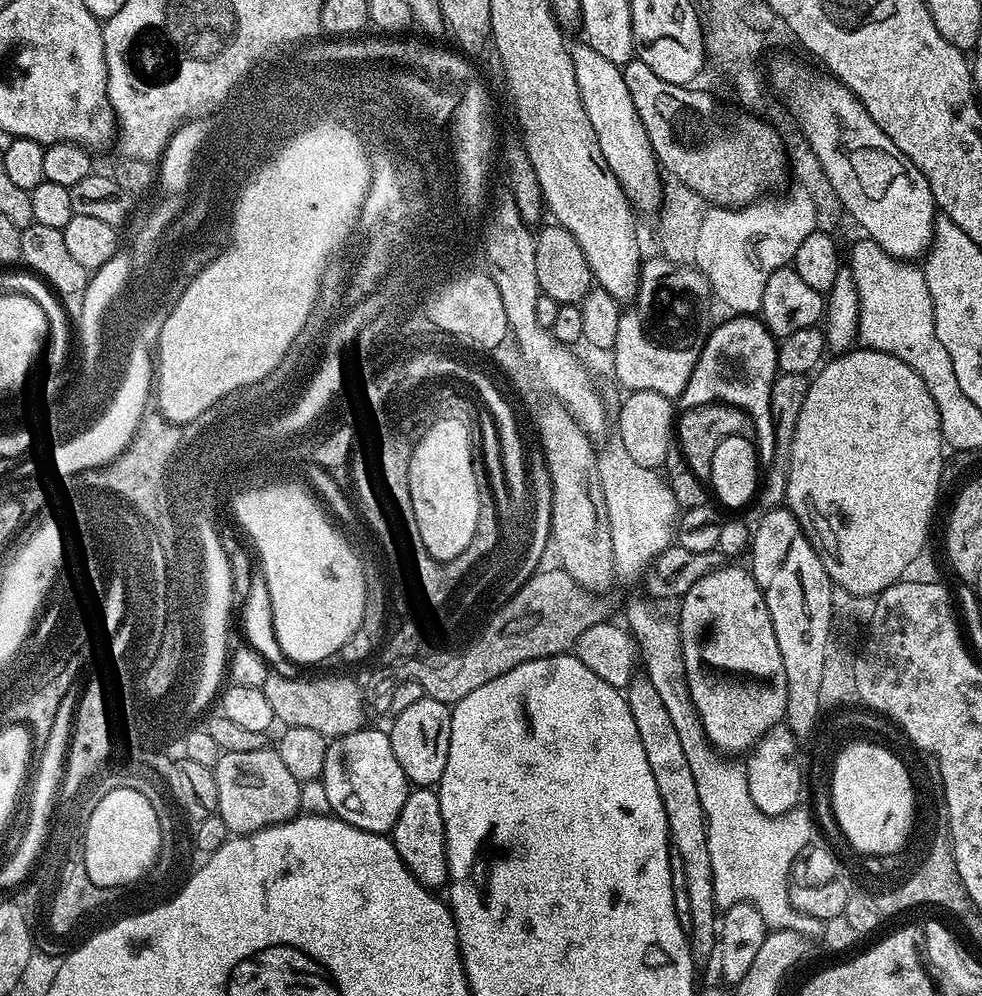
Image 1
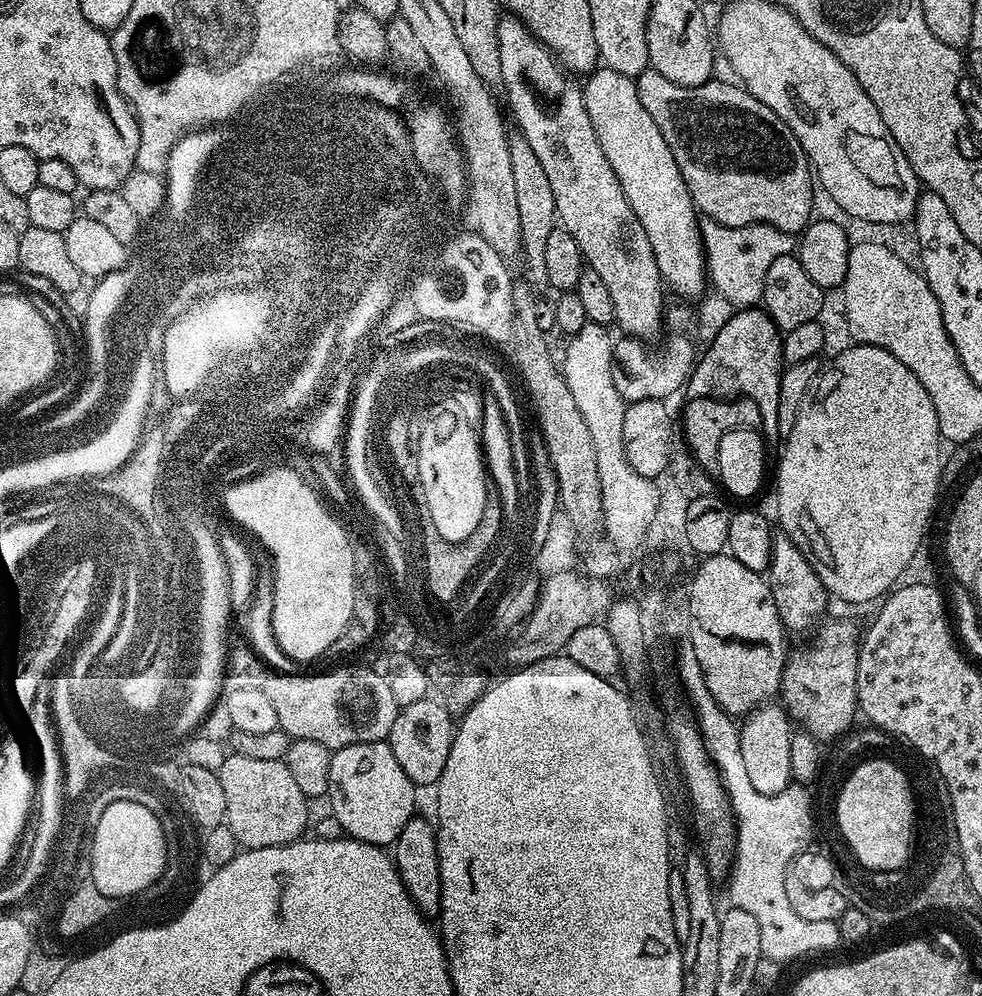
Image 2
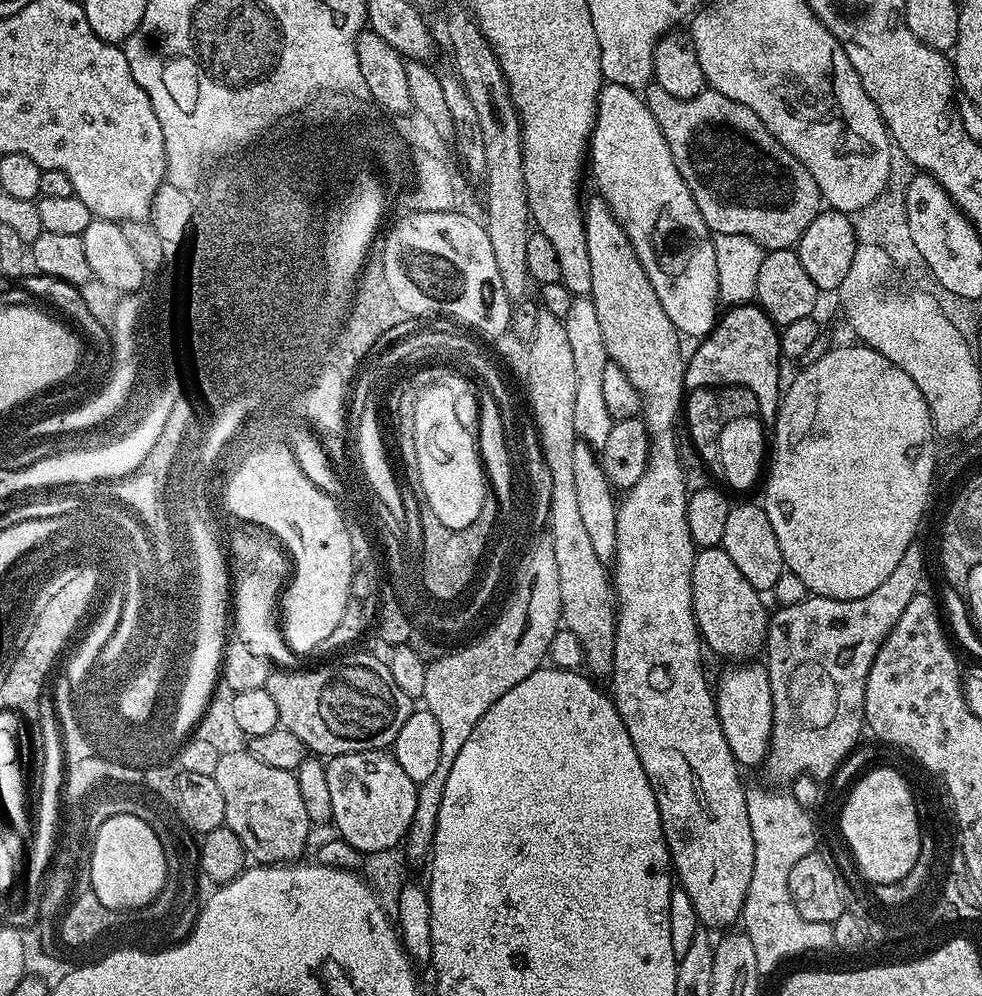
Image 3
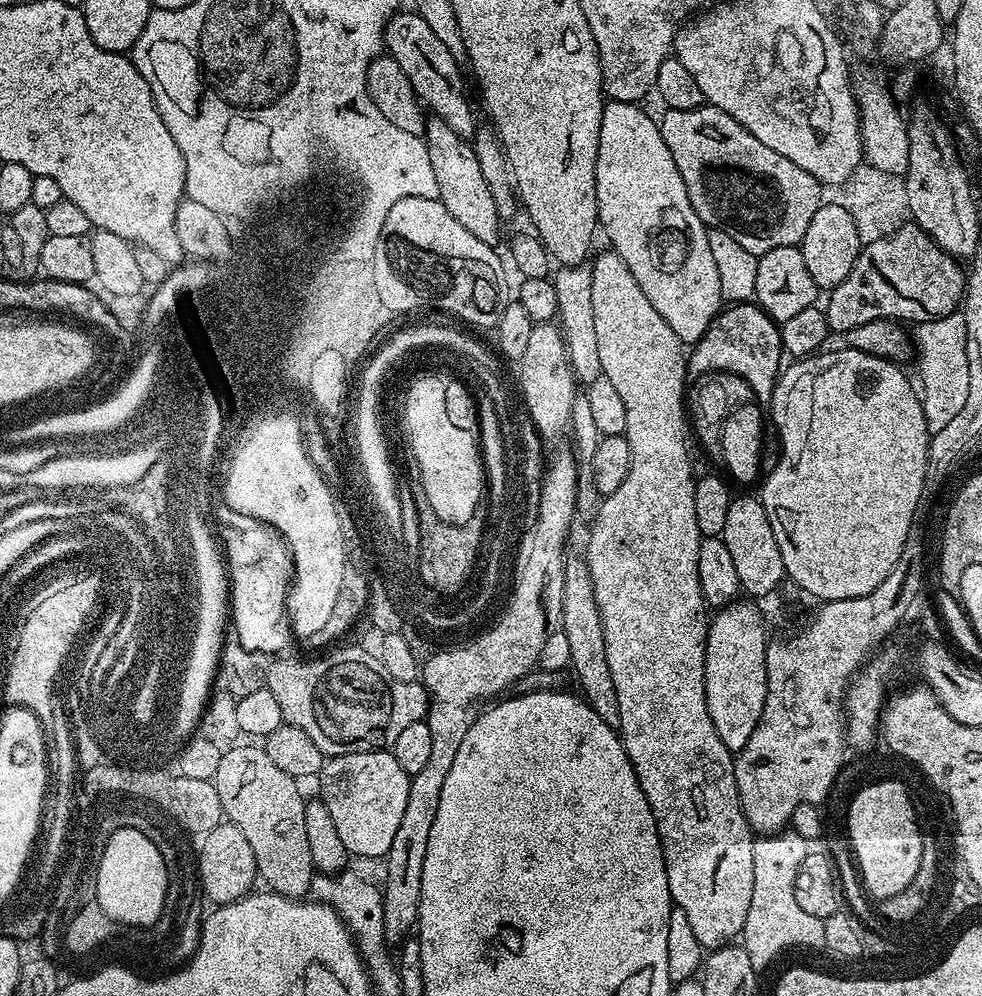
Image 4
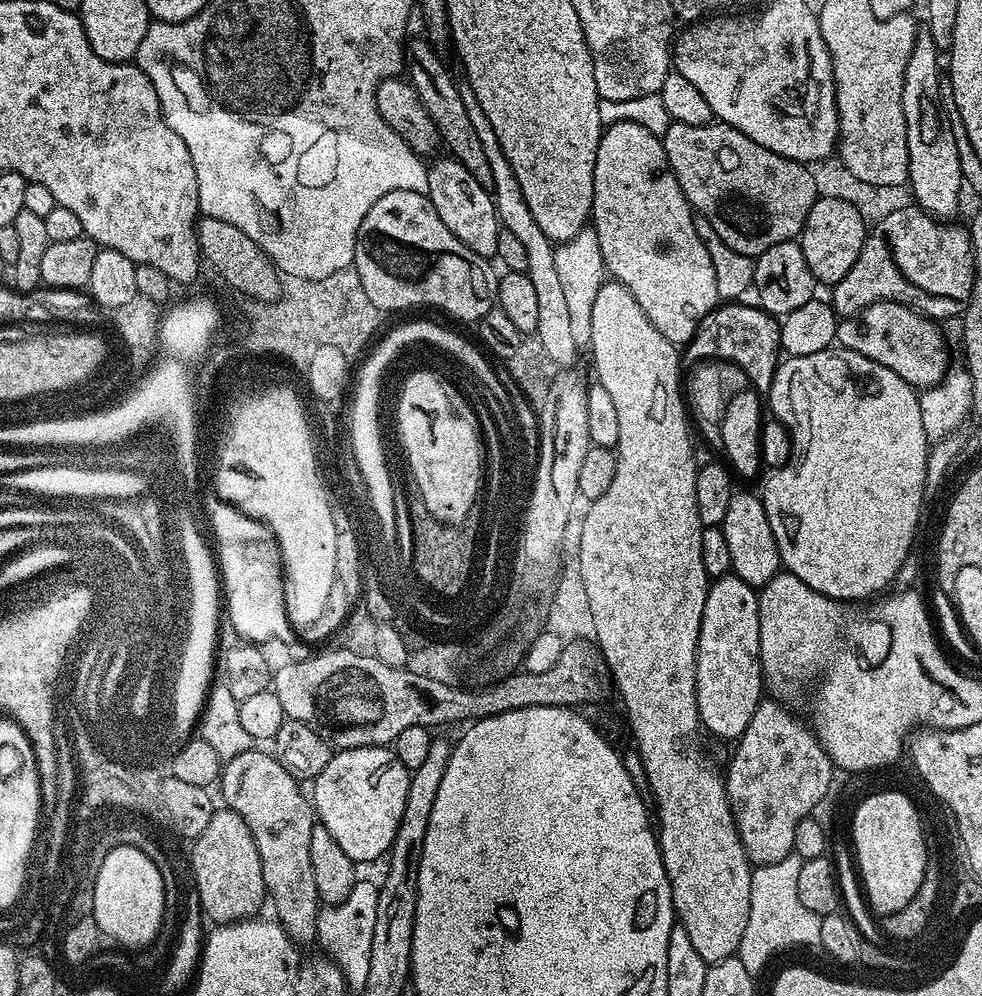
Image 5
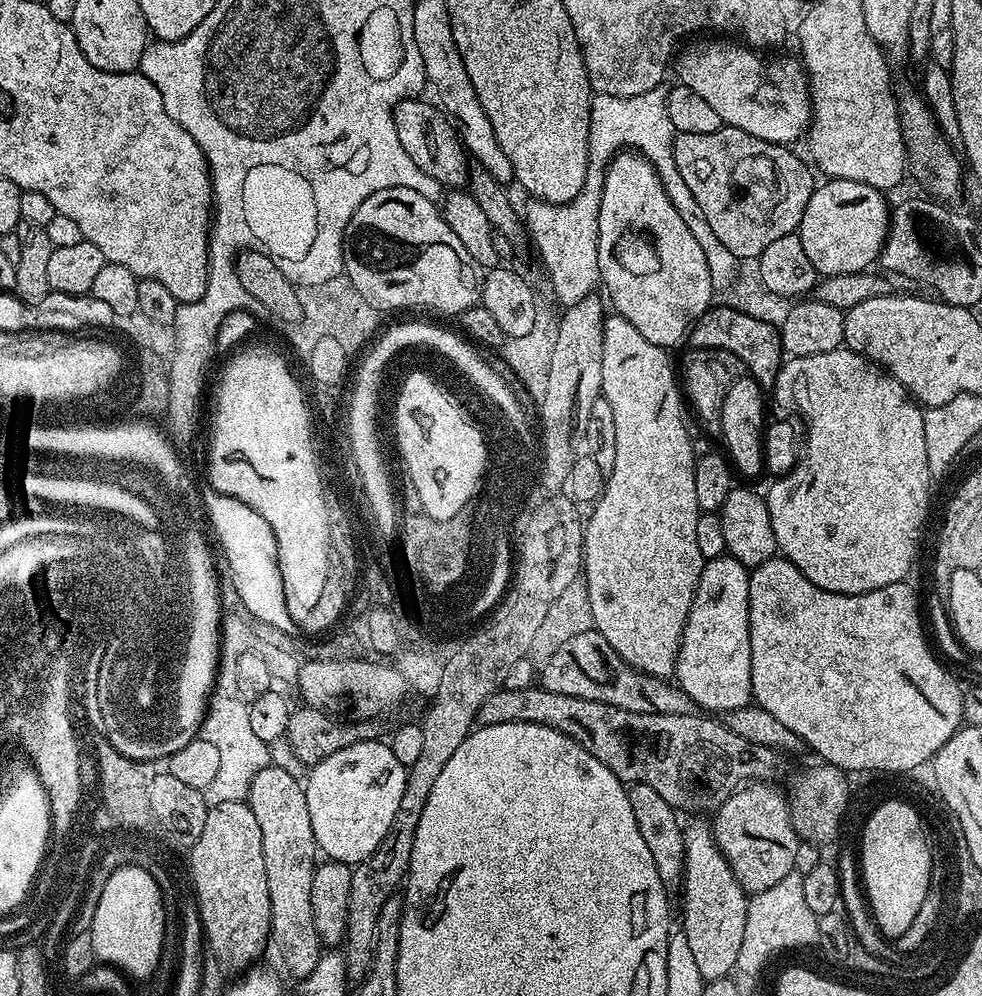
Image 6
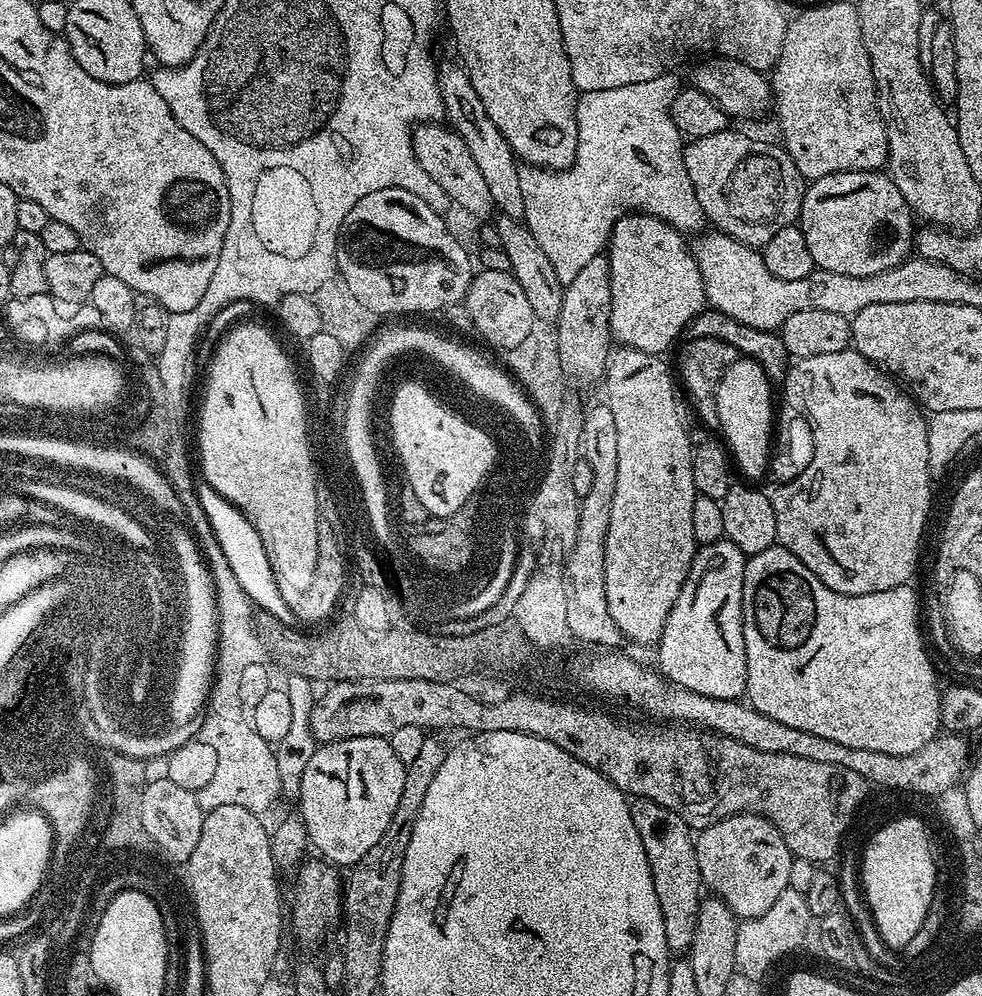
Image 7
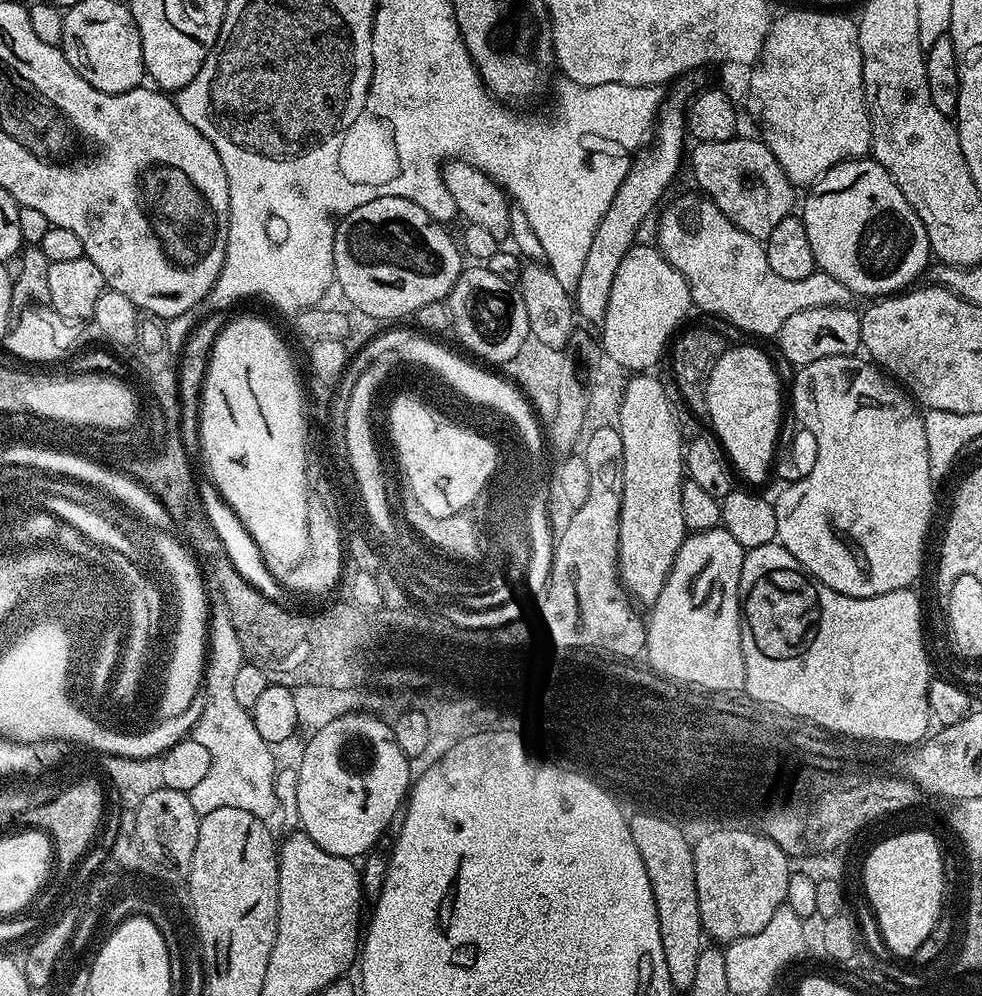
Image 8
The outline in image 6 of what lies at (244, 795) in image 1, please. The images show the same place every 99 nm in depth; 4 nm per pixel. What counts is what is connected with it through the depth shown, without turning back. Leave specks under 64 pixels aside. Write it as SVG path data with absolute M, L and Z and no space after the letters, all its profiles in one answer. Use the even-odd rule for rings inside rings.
M263 768L254 778L248 791L248 803L258 818L262 829L262 854L266 862L266 890L270 890L271 947L280 951L282 968L297 975L310 974L318 964L322 945L318 930L314 930L314 909L310 906L310 886L318 863L318 849L314 838L314 826L310 826L310 809L306 806L303 783L280 768Z

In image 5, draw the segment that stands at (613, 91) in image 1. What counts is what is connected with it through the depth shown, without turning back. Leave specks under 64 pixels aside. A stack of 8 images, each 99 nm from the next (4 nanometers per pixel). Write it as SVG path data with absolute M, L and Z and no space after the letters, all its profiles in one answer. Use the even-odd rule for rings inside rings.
M619 120L617 124L605 127L604 132L600 135L598 158L594 162L594 202L592 203L590 227L598 238L598 246L602 250L607 275L611 279L617 280L626 290L630 290L630 294L634 294L634 302L638 302L638 306L642 306L642 314L646 314L646 318L652 323L654 330L658 330L658 334L665 336L671 344L687 345L688 341L692 339L692 335L698 330L700 320L706 318L706 314L710 314L713 308L717 307L720 295L718 285L714 282L714 262L710 262L710 254L706 254L706 246L702 246L702 238L698 238L696 216L691 204L688 203L678 186L678 178L674 178L674 174L670 170L661 137L655 136L650 130L629 120Z

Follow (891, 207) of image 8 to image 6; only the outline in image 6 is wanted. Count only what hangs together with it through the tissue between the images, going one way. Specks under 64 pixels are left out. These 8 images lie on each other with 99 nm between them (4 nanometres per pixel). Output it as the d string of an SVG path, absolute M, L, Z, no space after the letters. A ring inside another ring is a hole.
M831 178L817 183L810 194L810 202L806 202L806 210L802 214L802 222L798 235L802 247L806 250L806 258L821 276L837 276L838 274L854 274L871 269L880 259L880 251L884 248L884 240L888 237L890 223L890 204L887 204L885 193L874 186L866 186L866 182L850 182Z

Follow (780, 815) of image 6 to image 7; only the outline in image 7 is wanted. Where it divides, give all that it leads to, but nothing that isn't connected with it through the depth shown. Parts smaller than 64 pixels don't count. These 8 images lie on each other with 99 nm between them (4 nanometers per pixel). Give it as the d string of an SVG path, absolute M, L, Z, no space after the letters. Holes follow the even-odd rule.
M735 813L714 822L695 837L701 885L726 905L740 920L766 914L770 905L786 890L790 882L793 854L783 842L782 834L758 813Z

